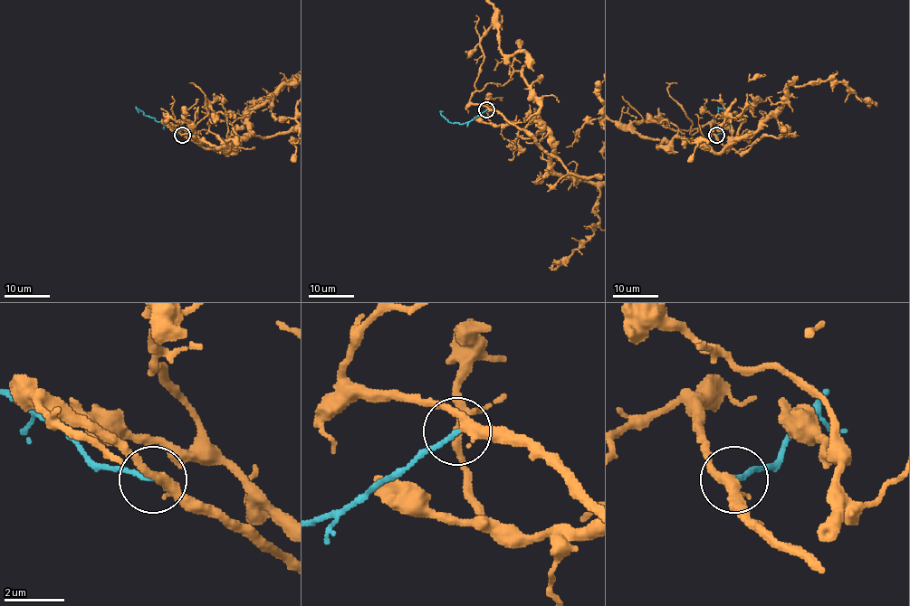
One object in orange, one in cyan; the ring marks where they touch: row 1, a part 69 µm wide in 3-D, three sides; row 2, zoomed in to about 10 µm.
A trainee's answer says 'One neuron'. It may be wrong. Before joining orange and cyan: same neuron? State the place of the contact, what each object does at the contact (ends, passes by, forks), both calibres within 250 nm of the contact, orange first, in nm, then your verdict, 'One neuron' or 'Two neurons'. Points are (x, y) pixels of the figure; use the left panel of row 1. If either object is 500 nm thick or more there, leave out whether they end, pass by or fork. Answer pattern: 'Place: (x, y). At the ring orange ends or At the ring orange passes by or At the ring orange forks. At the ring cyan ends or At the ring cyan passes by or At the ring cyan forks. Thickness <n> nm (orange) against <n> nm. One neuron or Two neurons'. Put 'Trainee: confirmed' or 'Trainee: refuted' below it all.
Place: (182, 135). At the ring orange passes by. At the ring cyan ends. Thickness 340 nm (orange) against 150 nm. One neuron
Trainee: confirmed

